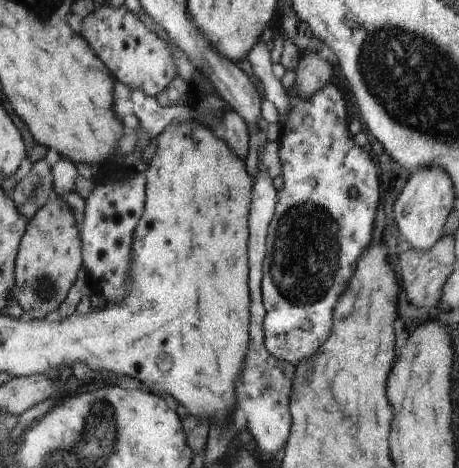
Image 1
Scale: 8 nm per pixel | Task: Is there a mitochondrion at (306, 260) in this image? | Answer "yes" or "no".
yes

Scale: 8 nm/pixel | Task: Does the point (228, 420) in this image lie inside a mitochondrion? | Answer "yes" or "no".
no

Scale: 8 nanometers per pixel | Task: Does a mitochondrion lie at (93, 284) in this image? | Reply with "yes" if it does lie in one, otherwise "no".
no

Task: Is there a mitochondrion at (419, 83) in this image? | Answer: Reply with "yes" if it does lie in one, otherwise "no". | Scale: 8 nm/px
yes

